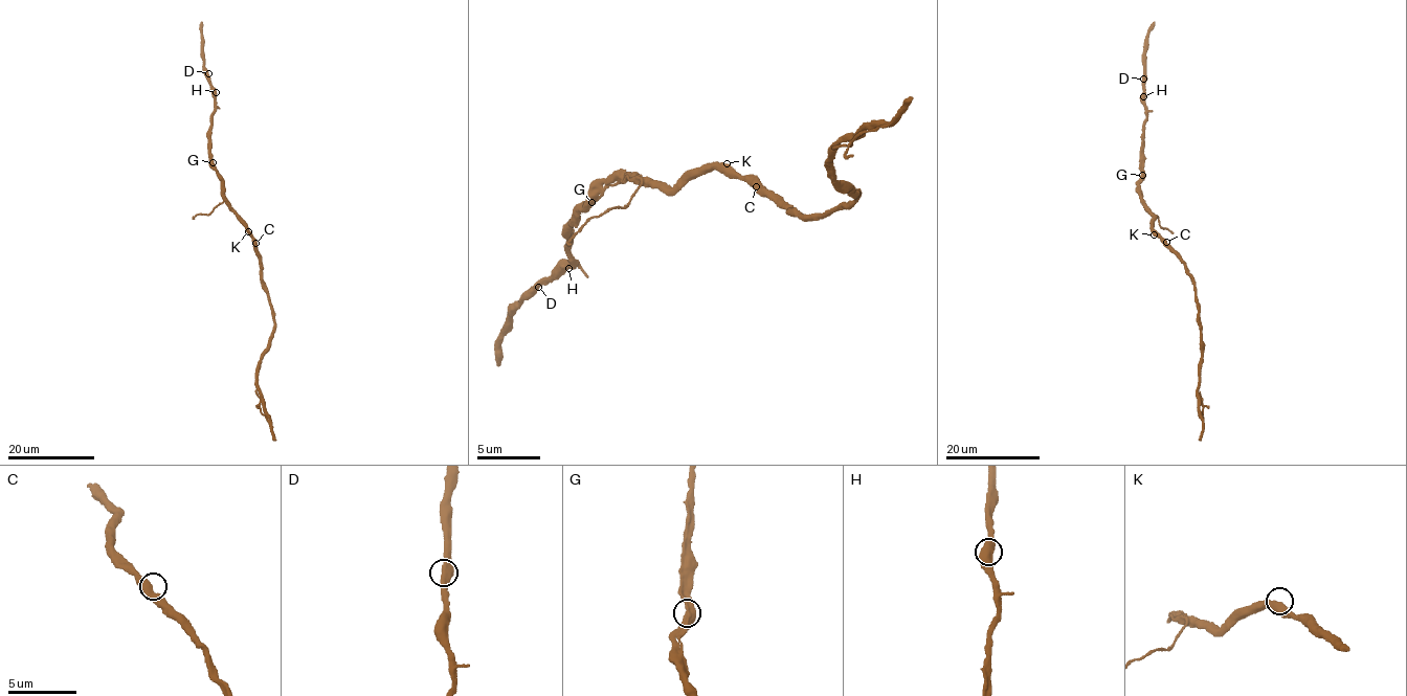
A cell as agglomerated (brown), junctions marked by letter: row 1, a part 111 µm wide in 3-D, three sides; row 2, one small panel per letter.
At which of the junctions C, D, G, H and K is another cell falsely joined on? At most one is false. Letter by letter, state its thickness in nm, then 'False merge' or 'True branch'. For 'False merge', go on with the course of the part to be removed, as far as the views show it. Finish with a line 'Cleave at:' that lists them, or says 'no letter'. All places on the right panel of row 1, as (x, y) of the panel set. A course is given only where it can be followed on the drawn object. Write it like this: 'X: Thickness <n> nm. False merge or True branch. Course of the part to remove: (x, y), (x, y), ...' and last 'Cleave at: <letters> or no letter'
C: Thickness 600 nm. True branch
D: Thickness 500 nm. True branch
G: Thickness 550 nm. True branch
H: Thickness 550 nm. True branch
K: Thickness 500 nm. True branch
Cleave at: no letter

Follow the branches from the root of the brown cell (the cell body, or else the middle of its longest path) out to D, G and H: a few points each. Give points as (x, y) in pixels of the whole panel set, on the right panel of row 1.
D: (1156, 231), (1153, 216), (1143, 206), (1139, 184), (1146, 117), (1143, 79)
G: (1156, 231), (1153, 216), (1143, 206), (1139, 184), (1141, 175)
H: (1156, 231), (1153, 216), (1143, 206), (1139, 184), (1146, 117), (1143, 96)

